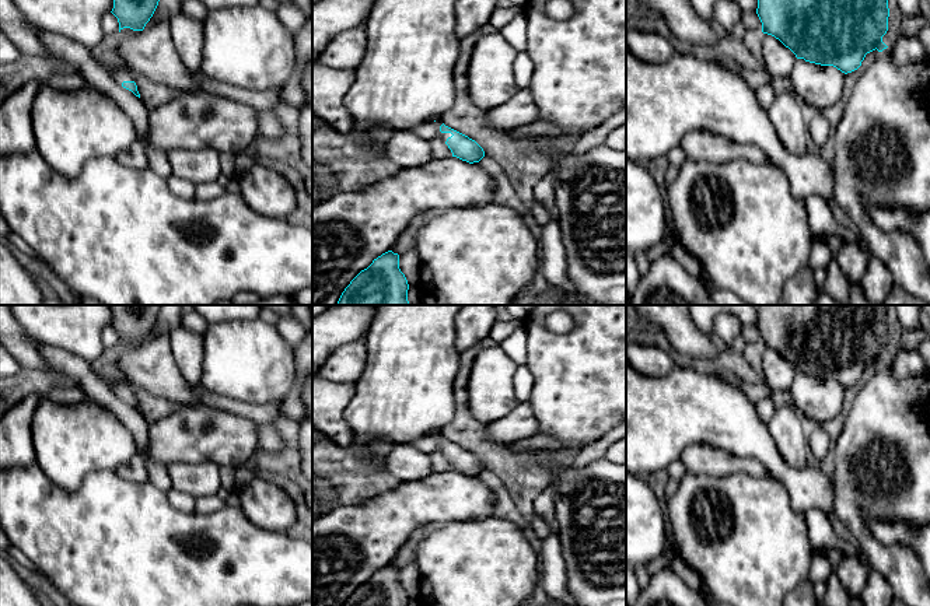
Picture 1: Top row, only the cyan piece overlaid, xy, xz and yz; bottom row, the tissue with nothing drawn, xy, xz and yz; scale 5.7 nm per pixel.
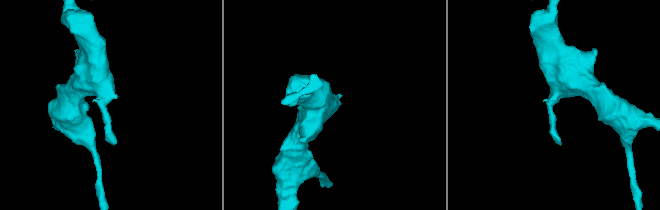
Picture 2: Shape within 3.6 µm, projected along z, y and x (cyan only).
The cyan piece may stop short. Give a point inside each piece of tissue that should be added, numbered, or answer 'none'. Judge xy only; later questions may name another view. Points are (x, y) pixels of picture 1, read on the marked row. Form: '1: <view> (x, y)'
1: xy (118, 74)

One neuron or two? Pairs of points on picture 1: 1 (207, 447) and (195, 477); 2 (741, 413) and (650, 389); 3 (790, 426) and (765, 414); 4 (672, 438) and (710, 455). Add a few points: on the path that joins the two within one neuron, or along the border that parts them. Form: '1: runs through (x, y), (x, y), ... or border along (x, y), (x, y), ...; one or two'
1: border along (170, 463), (216, 462), (220, 466); two
2: runs through (719, 413), (702, 407), (672, 407); one
3: border along (776, 409), (766, 423); two
4: border along (720, 447), (691, 444), (678, 458); two

